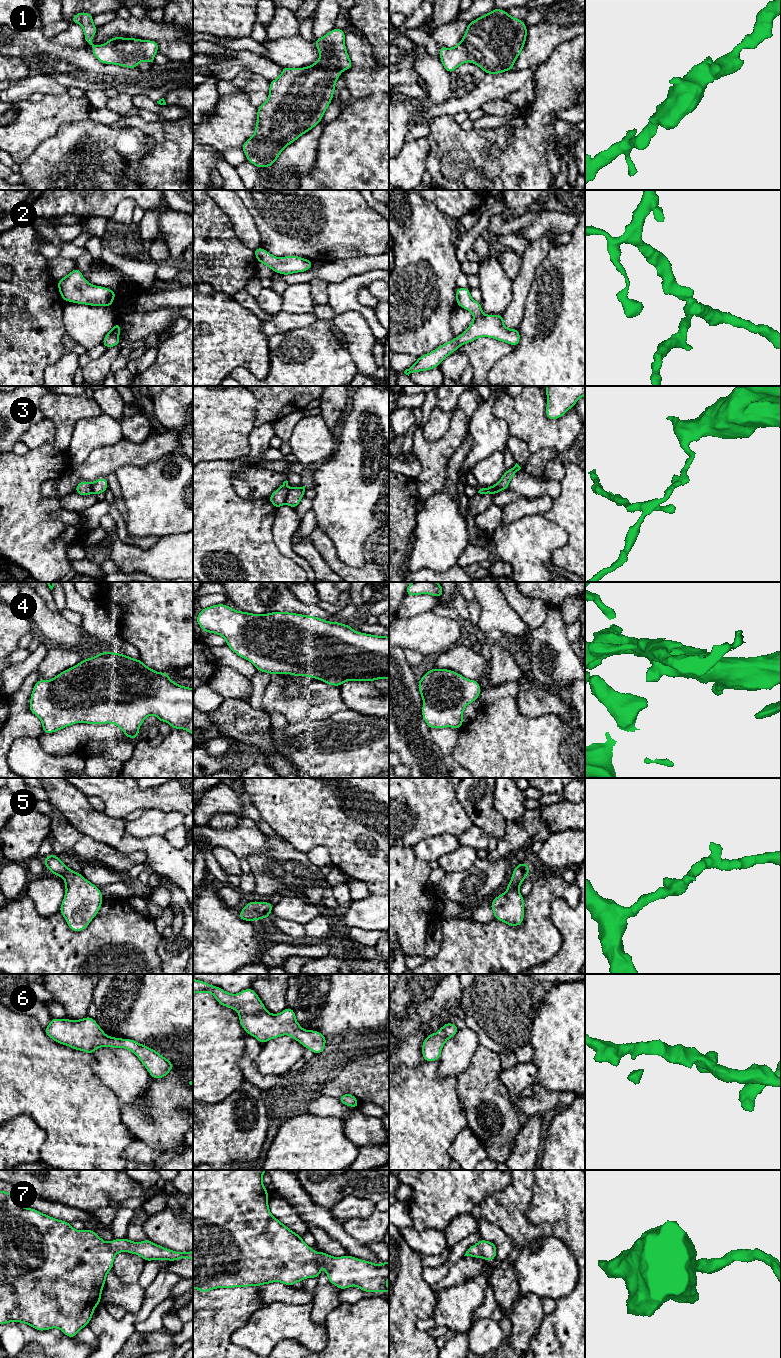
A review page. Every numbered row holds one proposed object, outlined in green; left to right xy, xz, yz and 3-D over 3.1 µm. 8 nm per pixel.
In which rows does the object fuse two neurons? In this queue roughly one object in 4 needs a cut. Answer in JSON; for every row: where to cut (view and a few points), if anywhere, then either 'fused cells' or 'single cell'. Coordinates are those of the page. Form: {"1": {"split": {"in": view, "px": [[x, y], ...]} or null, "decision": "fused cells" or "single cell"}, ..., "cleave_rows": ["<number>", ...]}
{"1": {"split": null, "decision": "single cell"}, "2": {"split": null, "decision": "single cell"}, "3": {"split": {"in": "xz", "px": [[289, 489], [284, 502]]}, "decision": "fused cells"}, "4": {"split": null, "decision": "single cell"}, "5": {"split": null, "decision": "single cell"}, "6": {"split": null, "decision": "single cell"}, "7": {"split": null, "decision": "single cell"}, "cleave_rows": ["3"]}

